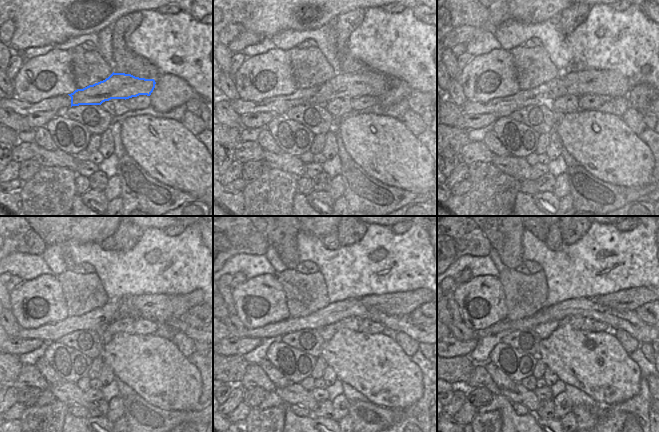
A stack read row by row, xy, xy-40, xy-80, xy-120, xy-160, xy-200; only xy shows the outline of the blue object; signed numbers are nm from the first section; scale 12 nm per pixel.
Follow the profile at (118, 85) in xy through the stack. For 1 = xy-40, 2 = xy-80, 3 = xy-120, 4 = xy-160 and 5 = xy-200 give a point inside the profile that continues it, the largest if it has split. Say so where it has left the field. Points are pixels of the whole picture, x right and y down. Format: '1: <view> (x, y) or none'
1: xy-40 (374, 83)
2: xy-80 (608, 84)
3: xy-120 (160, 308)
4: xy-160 (405, 302)
5: xy-200 (629, 299)

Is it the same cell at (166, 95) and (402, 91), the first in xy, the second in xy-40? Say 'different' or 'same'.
same

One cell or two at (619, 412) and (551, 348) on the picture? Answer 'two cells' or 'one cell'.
two cells

